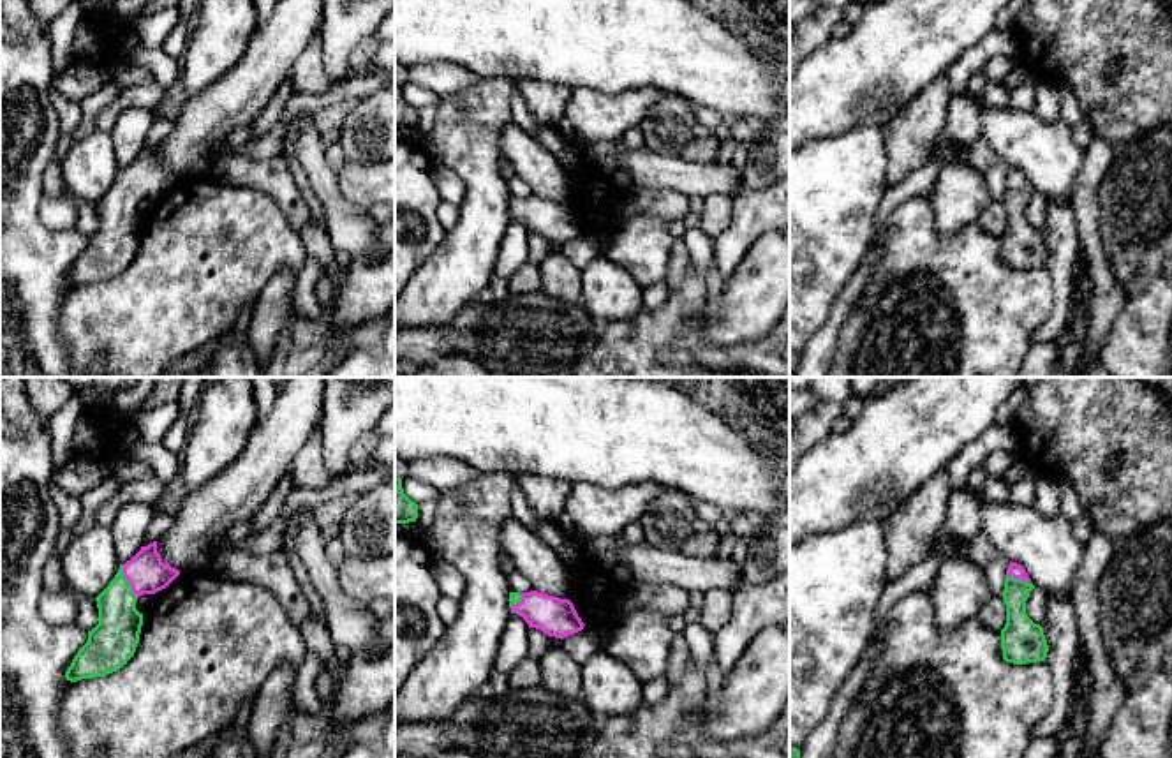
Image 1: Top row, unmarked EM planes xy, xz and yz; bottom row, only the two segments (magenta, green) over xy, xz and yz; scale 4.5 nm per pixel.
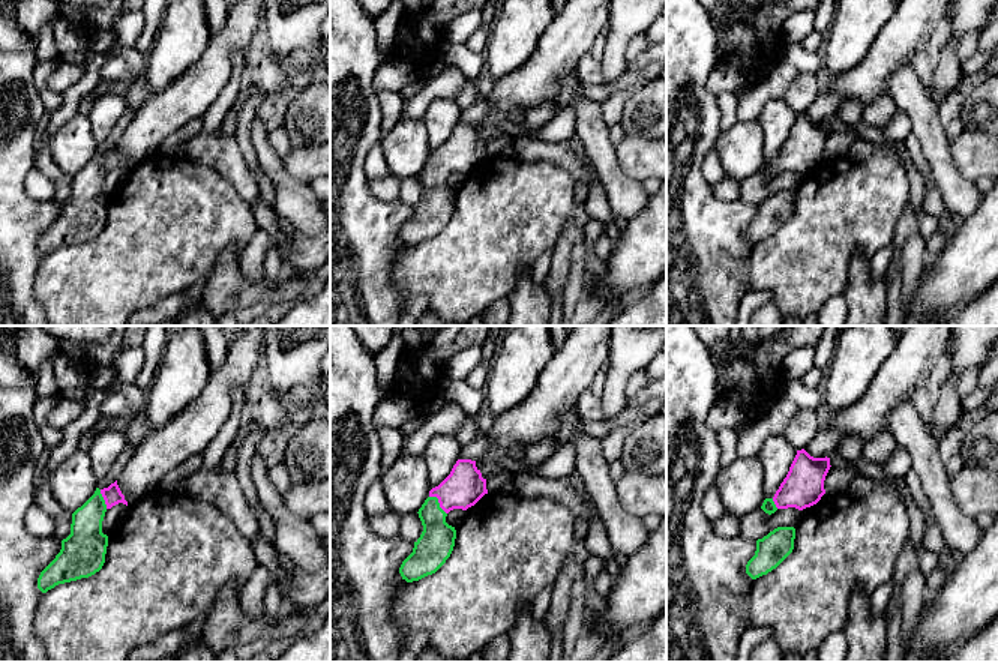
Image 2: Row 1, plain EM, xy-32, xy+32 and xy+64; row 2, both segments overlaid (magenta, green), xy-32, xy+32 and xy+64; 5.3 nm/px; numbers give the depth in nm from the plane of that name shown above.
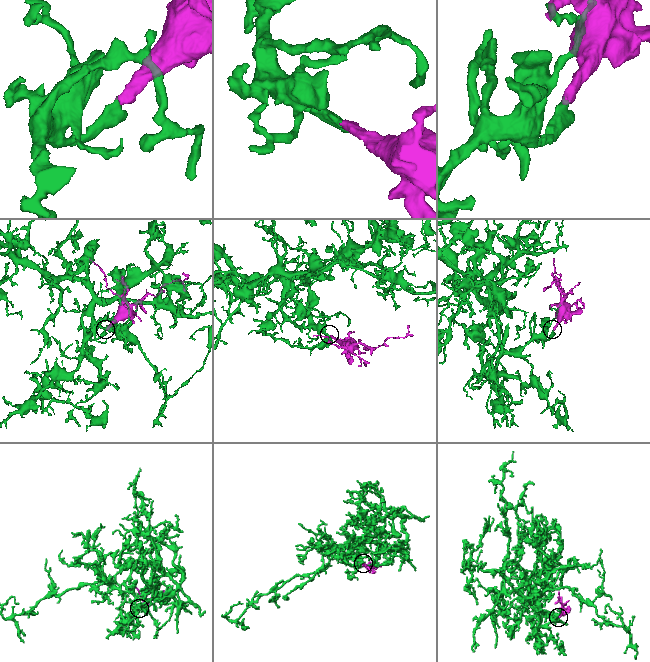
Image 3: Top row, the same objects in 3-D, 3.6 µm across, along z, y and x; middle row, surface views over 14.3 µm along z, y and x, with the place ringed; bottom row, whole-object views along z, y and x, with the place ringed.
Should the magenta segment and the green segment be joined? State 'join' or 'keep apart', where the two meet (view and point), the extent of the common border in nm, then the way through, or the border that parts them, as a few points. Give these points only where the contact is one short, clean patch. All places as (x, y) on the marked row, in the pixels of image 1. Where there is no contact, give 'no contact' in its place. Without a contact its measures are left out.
join; meets magenta in xy at (129, 582); contact 170 nm long; runs through xy (147, 573), (129, 582), (117, 601), (117, 635)

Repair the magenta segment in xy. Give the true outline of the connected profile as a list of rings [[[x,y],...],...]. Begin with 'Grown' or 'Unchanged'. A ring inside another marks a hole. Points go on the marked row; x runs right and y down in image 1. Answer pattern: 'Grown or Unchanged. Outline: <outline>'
Grown. Outline: [[[157,541],[141,546],[130,561],[120,564],[115,578],[95,598],[99,624],[88,631],[88,640],[74,656],[65,679],[76,682],[104,677],[127,665],[143,626],[143,613],[136,610],[137,598],[166,589],[178,575],[178,569],[162,562]]]

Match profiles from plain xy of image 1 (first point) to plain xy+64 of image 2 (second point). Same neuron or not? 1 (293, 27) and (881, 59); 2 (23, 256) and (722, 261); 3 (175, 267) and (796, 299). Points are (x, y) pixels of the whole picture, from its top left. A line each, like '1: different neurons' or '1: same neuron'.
1: same neuron
2: same neuron
3: same neuron

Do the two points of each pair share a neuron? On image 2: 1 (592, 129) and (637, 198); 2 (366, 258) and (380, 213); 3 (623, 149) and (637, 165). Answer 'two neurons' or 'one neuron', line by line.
1: one neuron
2: one neuron
3: one neuron

